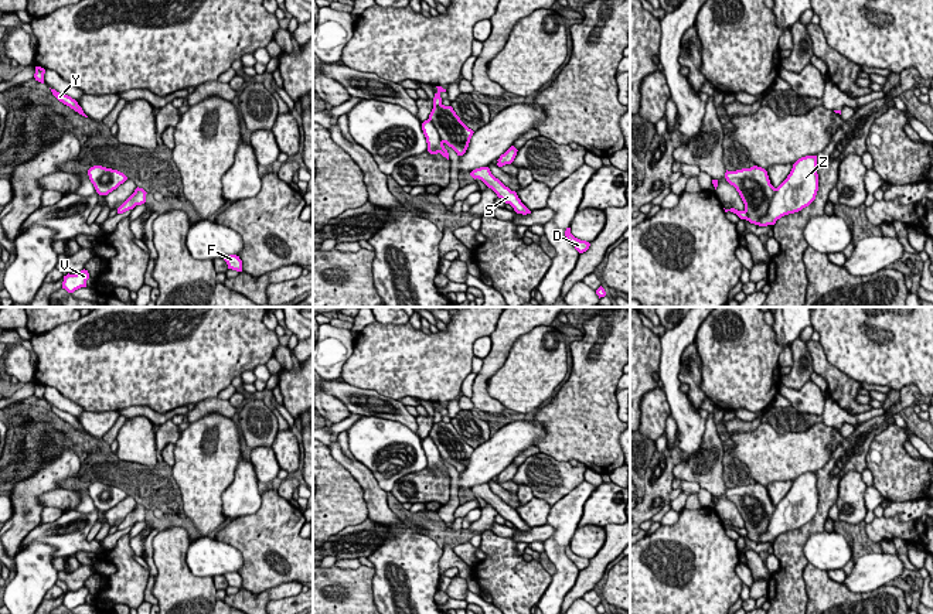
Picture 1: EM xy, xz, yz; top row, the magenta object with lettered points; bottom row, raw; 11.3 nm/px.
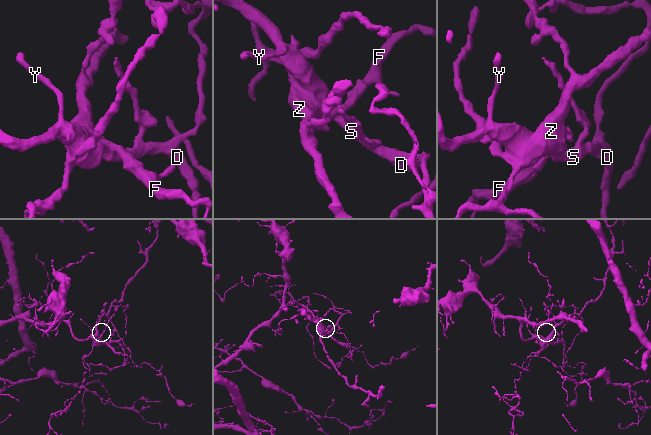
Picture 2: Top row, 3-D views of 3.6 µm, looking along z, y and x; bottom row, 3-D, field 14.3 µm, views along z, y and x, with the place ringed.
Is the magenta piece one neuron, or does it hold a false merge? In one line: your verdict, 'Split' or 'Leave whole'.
Split

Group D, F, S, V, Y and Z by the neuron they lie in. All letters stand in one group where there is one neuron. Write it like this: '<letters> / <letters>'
D S Y / F V Z

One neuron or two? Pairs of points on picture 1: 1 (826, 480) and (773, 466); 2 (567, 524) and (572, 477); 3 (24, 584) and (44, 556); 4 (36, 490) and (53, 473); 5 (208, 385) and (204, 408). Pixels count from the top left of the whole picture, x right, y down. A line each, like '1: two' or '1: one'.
1: two
2: two
3: one
4: one
5: two

